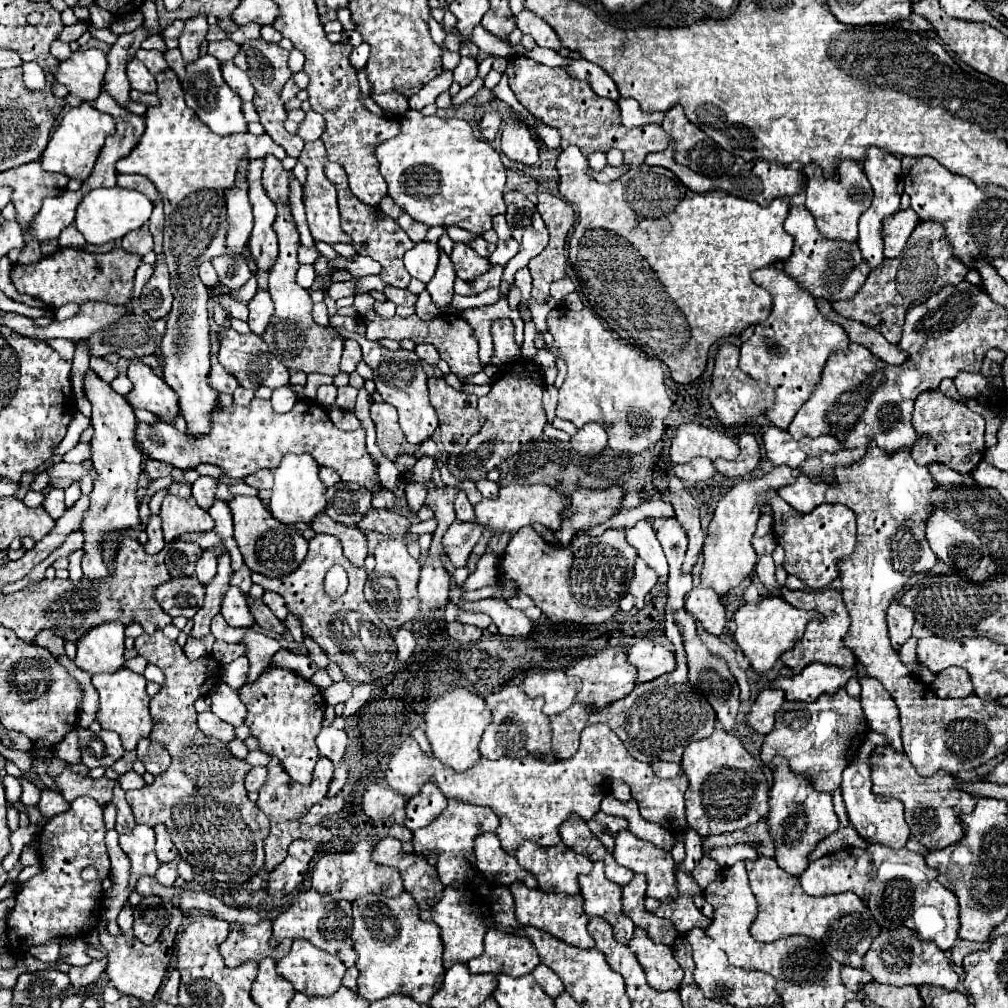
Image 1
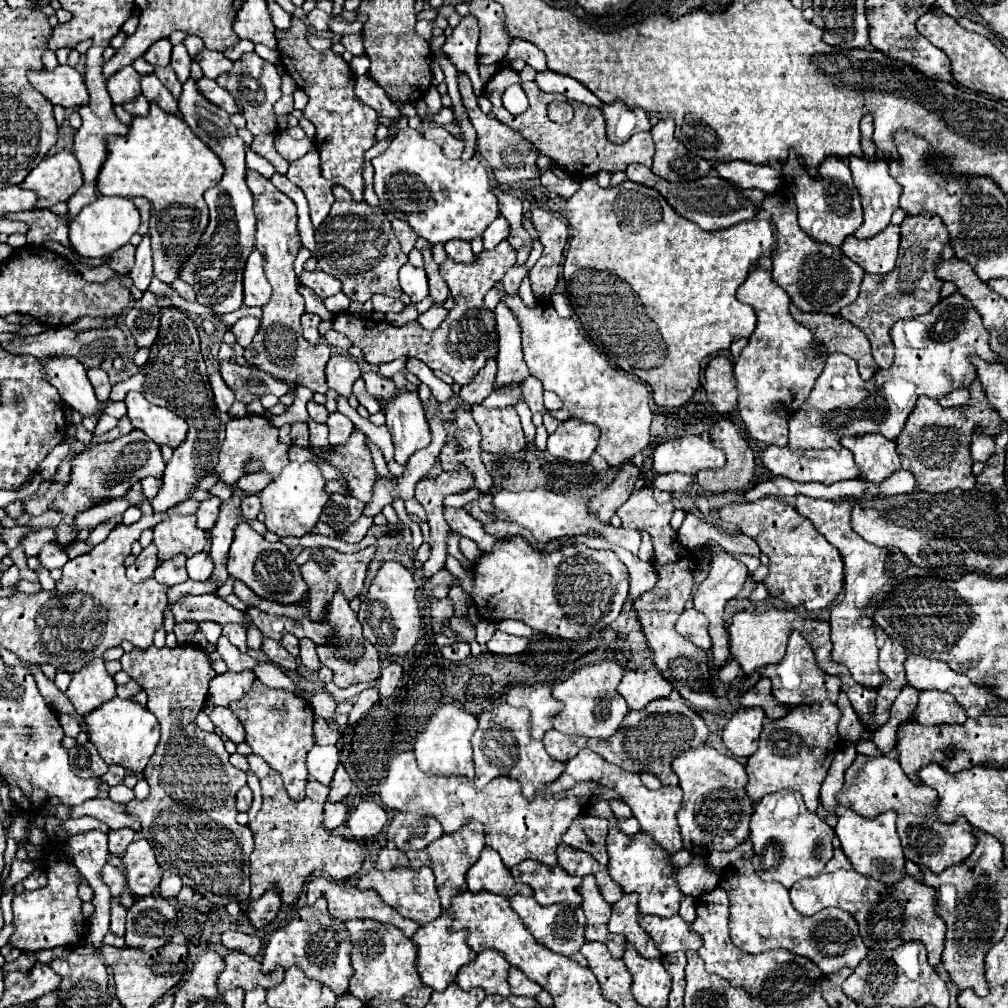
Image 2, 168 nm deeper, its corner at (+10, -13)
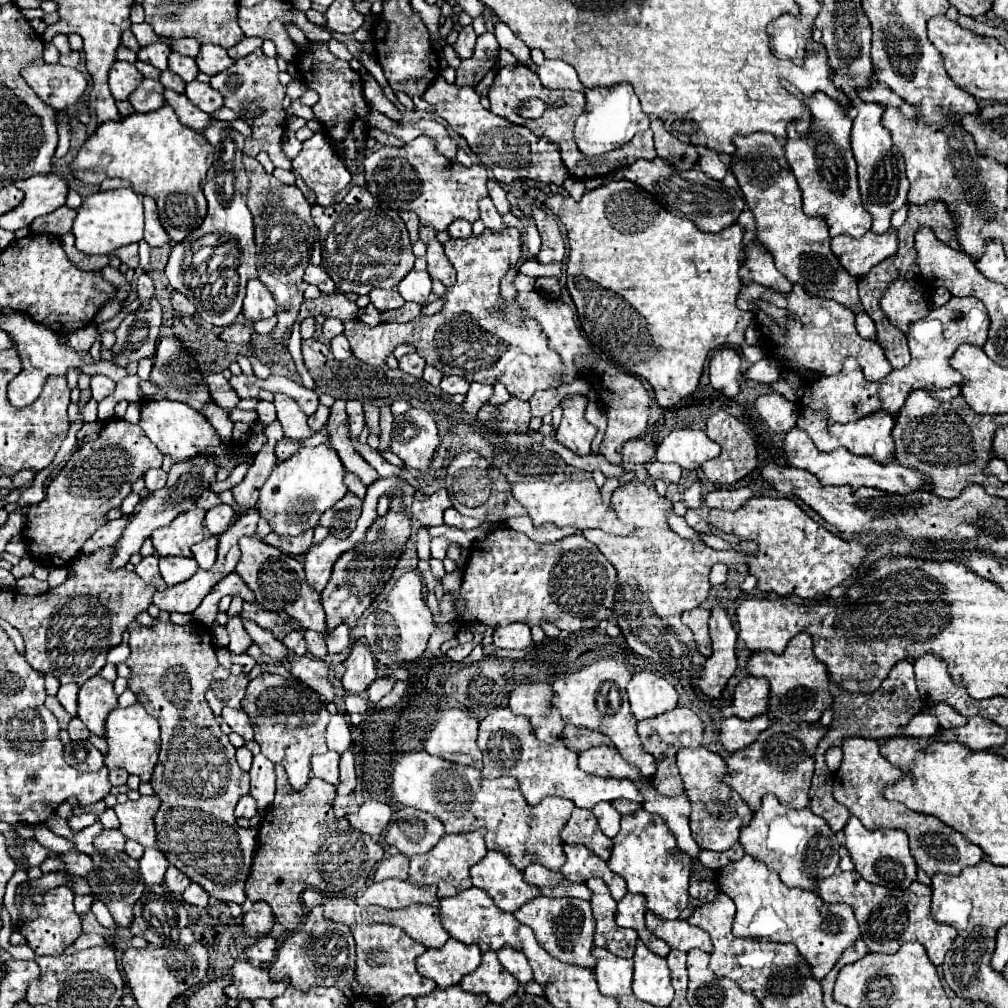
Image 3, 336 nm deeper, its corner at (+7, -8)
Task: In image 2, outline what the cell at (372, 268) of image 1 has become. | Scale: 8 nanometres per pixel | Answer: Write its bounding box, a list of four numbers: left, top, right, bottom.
[300,270,340,298]

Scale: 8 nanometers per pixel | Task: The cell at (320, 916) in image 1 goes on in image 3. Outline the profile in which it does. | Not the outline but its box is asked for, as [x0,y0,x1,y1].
[269,917,363,1001]

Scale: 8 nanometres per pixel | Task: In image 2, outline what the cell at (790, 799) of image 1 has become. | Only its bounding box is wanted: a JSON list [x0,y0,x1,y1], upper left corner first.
[750,790,834,888]

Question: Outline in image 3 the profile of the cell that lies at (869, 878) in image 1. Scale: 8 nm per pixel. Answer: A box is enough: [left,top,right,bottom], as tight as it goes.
[813,871,957,965]

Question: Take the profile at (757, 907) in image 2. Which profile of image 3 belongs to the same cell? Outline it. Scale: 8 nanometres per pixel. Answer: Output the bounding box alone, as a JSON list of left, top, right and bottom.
[717,855,861,979]

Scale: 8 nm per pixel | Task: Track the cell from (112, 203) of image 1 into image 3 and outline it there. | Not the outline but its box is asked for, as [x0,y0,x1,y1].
[71,187,143,255]

